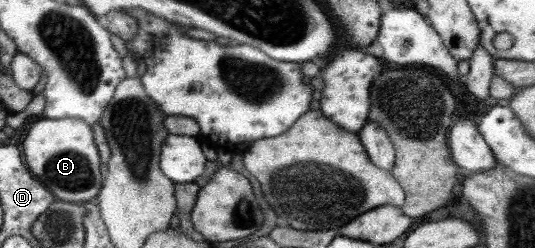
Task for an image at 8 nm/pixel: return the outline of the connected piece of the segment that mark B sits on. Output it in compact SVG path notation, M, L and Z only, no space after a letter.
M38 117L21 143L25 163L40 183L64 202L83 203L95 199L102 185L99 155L92 130L77 118L47 119Z

